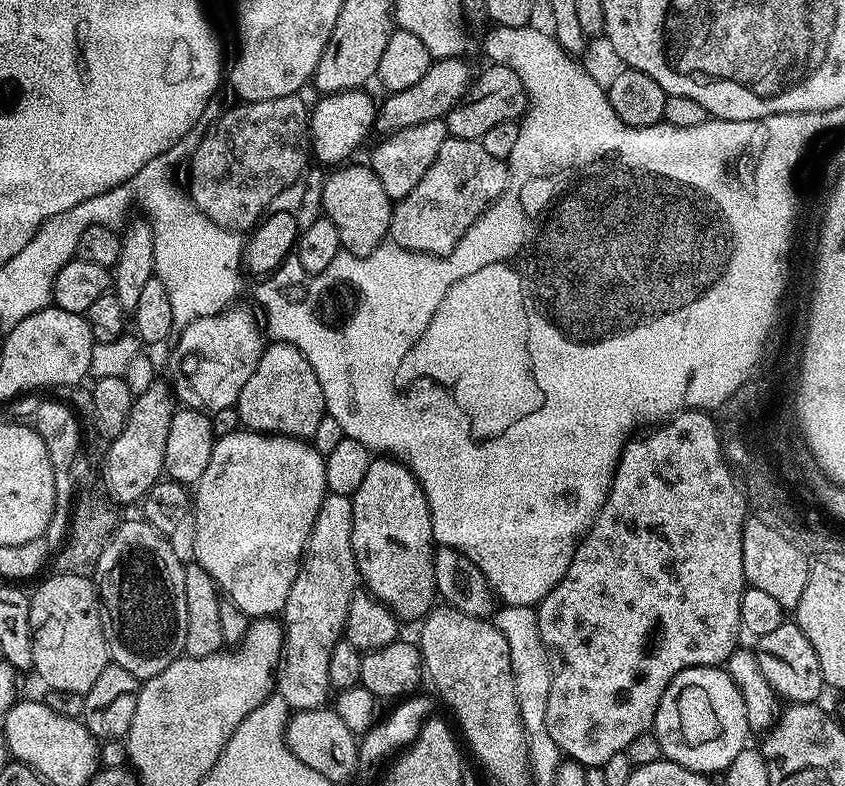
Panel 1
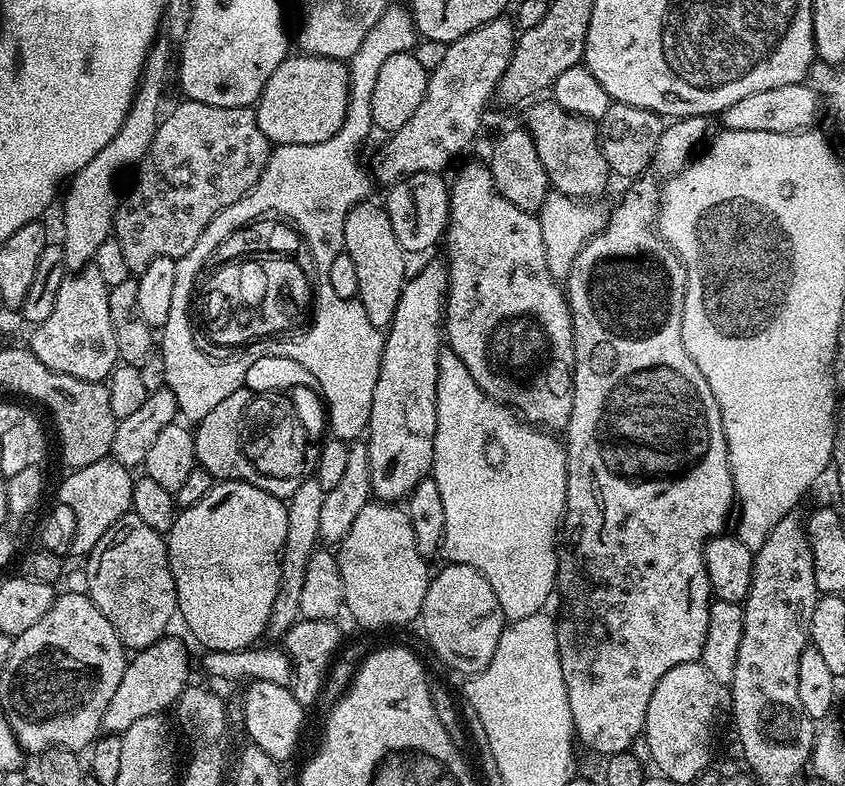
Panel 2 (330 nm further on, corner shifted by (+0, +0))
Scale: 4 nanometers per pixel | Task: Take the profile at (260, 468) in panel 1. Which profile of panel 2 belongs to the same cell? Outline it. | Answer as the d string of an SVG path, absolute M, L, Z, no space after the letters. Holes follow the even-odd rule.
M221 480L198 502L175 513L172 528L166 533L168 561L174 574L176 610L192 636L209 652L233 652L253 647L268 630L268 619L275 595L282 583L281 556L287 536L288 505L244 480Z

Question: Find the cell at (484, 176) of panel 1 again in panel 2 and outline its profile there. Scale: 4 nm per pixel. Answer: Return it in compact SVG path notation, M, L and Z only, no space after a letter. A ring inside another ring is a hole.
M472 160L460 168L460 173L450 184L450 195L448 197L448 231L446 233L446 244L448 240L448 298L446 301L446 319L443 331L446 333L447 347L462 358L462 362L468 370L474 382L489 396L498 401L499 404L506 404L515 410L527 423L541 430L563 430L568 427L570 410L572 409L572 375L574 374L574 362L576 351L572 341L572 315L568 313L568 302L565 293L558 285L557 277L553 276L548 269L546 258L546 246L542 238L542 226L539 219L533 213L526 210L518 210L514 202L510 202L500 193L494 182L492 172L488 169L487 163Z

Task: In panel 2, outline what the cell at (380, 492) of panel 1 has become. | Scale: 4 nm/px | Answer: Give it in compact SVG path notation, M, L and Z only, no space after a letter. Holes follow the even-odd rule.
M443 263L428 264L416 277L409 279L405 283L402 294L398 298L398 310L394 310L392 323L386 329L384 338L384 353L380 359L380 373L378 382L374 386L372 395L372 409L368 419L367 446L370 464L370 482L372 483L371 495L380 502L400 502L407 497L408 493L418 486L418 482L429 479L432 471L432 459L434 458L434 434L436 433L436 391L438 390L438 362L442 351L442 329L446 319L446 301L448 298L448 270Z

